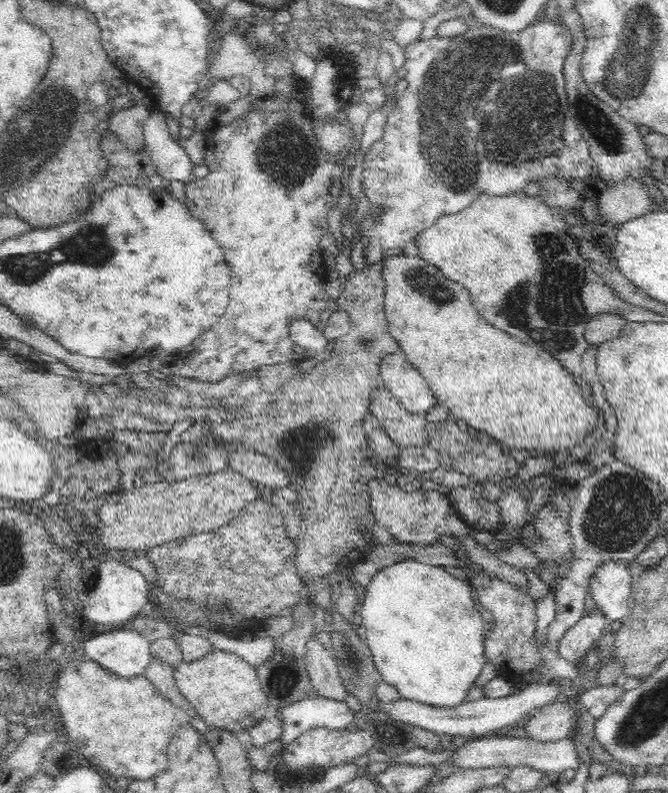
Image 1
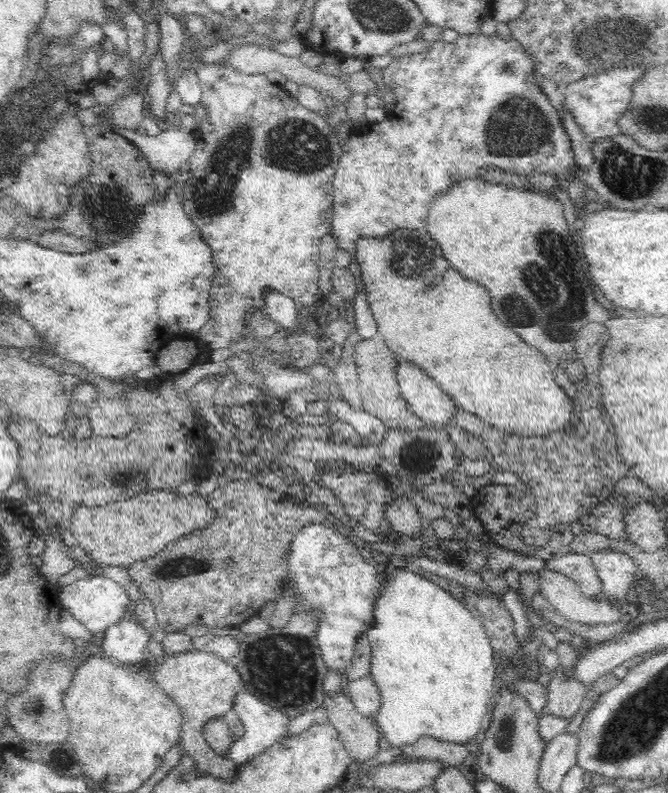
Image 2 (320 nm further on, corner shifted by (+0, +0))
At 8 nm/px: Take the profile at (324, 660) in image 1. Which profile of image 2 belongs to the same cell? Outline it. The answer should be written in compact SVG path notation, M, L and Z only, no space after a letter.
M345 689L339 694L326 695L323 707L327 711L328 722L338 731L353 762L360 765L378 754L382 737L379 726L373 717L364 716L356 710Z

